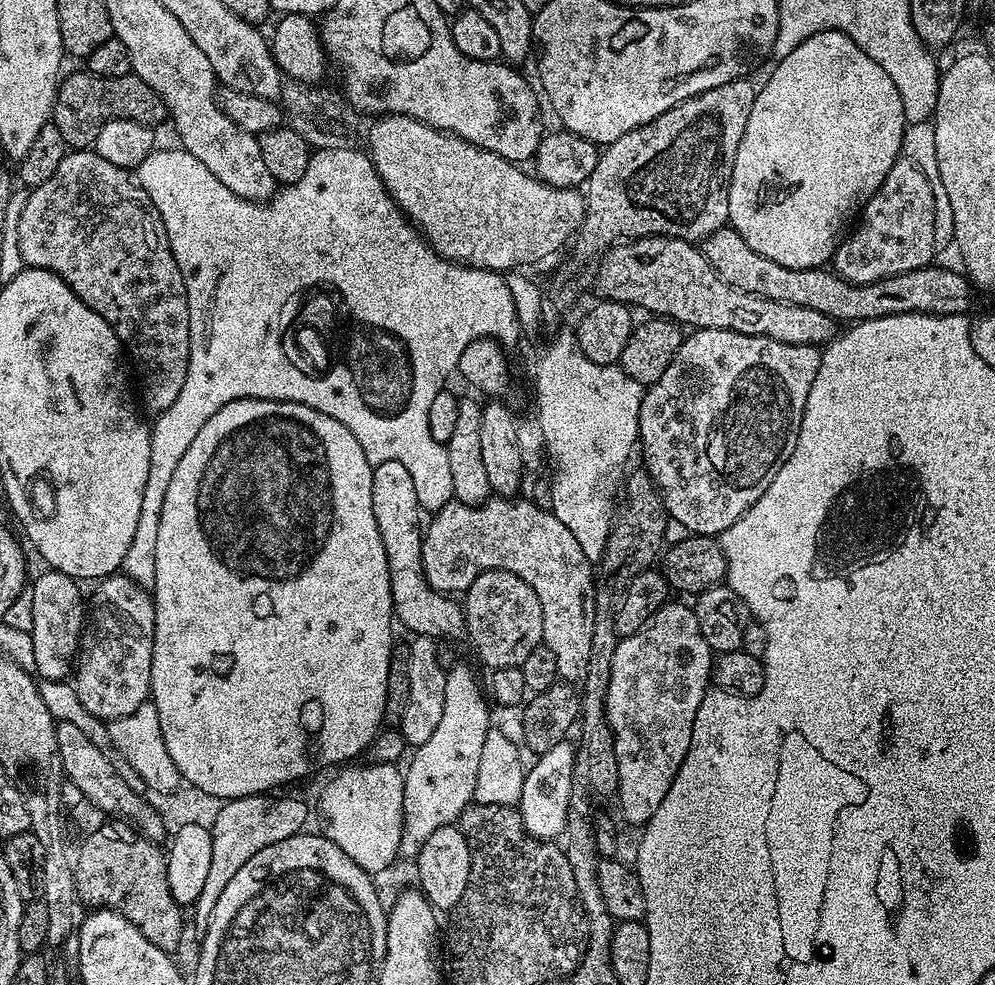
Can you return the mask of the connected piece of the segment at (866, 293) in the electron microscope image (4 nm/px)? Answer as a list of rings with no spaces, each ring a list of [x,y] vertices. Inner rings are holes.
[[[732,227],[719,228],[702,242],[704,257],[710,262],[712,269],[730,286],[738,286],[738,290],[746,290],[750,294],[758,294],[762,298],[774,298],[774,302],[786,302],[794,306],[806,306],[810,310],[818,310],[837,322],[872,321],[874,318],[886,318],[890,314],[906,314],[907,312],[932,312],[936,316],[958,316],[967,313],[972,304],[973,285],[963,271],[955,272],[952,268],[936,268],[929,266],[910,270],[906,274],[898,274],[890,278],[882,278],[869,284],[855,284],[837,276],[835,271],[827,267],[791,268],[778,266],[778,262],[770,262],[770,258],[762,258],[758,250],[750,250],[742,238]]]

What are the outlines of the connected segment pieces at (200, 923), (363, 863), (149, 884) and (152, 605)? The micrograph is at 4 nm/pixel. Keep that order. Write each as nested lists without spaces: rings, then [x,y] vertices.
[[[261,794],[259,796],[243,796],[237,800],[230,800],[219,805],[220,808],[216,812],[216,817],[210,821],[210,829],[213,838],[213,849],[211,851],[211,863],[210,870],[207,871],[206,882],[203,883],[203,889],[194,904],[191,905],[190,911],[192,911],[192,920],[190,916],[190,924],[197,928],[197,933],[203,934],[208,928],[208,923],[210,922],[210,914],[214,914],[214,906],[218,906],[218,898],[222,898],[222,890],[226,890],[226,885],[228,885],[228,879],[234,878],[234,874],[238,874],[238,870],[242,870],[242,866],[246,866],[246,862],[250,862],[250,858],[254,858],[254,854],[258,854],[258,850],[266,850],[266,846],[274,846],[274,842],[282,842],[286,838],[291,836],[301,835],[305,831],[304,823],[308,820],[308,814],[310,815],[310,808],[307,803],[300,801],[296,796],[280,796],[284,794]]]
[[[395,763],[359,764],[341,767],[337,771],[341,772],[318,792],[321,800],[319,831],[334,842],[334,846],[341,848],[362,871],[377,874],[383,868],[390,867],[400,856],[400,839],[404,829],[404,772],[398,770]]]
[[[105,822],[100,829],[85,835],[80,853],[74,856],[76,894],[88,906],[103,906],[121,912],[154,946],[172,954],[180,944],[186,920],[180,917],[181,905],[171,896],[167,881],[167,859],[153,841],[141,836],[127,822]]]
[[[123,574],[105,576],[93,588],[96,589],[93,590],[92,600],[90,596],[90,603],[86,608],[84,630],[80,633],[80,646],[78,655],[74,661],[74,677],[76,676],[74,690],[78,694],[78,702],[82,702],[82,706],[86,706],[86,710],[90,710],[90,714],[94,714],[98,719],[105,722],[111,722],[118,718],[126,718],[130,714],[134,714],[134,710],[138,710],[138,706],[149,703],[152,690],[150,686],[150,662],[154,658],[154,618],[156,617],[156,603],[152,601],[152,594],[149,589],[138,586],[138,582],[134,582],[130,577]]]

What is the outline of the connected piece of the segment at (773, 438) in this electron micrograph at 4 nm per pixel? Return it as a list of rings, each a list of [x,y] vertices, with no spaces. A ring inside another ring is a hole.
[[[698,328],[688,333],[681,339],[680,348],[674,354],[670,366],[662,370],[662,378],[658,382],[647,385],[642,400],[640,411],[639,443],[644,443],[644,460],[646,471],[652,477],[653,483],[659,489],[664,500],[664,508],[667,515],[677,520],[685,529],[685,533],[694,536],[719,537],[730,526],[738,522],[762,498],[762,494],[768,492],[770,482],[778,474],[778,470],[784,466],[787,460],[792,459],[792,451],[798,442],[800,424],[806,418],[808,395],[816,386],[818,366],[822,362],[822,352],[814,344],[787,344],[786,342],[774,342],[769,336],[751,336],[750,334],[738,334],[734,330],[718,330],[717,328]]]

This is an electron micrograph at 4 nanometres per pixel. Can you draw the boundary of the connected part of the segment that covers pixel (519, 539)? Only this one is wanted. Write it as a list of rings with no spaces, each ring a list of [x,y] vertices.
[[[493,495],[482,504],[453,502],[442,506],[429,519],[432,520],[429,524],[427,521],[422,532],[424,577],[436,592],[463,594],[480,572],[486,572],[490,568],[513,572],[532,587],[534,594],[538,594],[538,602],[542,602],[542,644],[550,650],[550,654],[554,654],[557,677],[564,682],[583,682],[590,663],[594,624],[598,617],[598,611],[592,606],[592,594],[596,590],[594,565],[578,546],[578,540],[571,530],[551,510],[547,507],[539,508],[532,500],[520,499]]]

